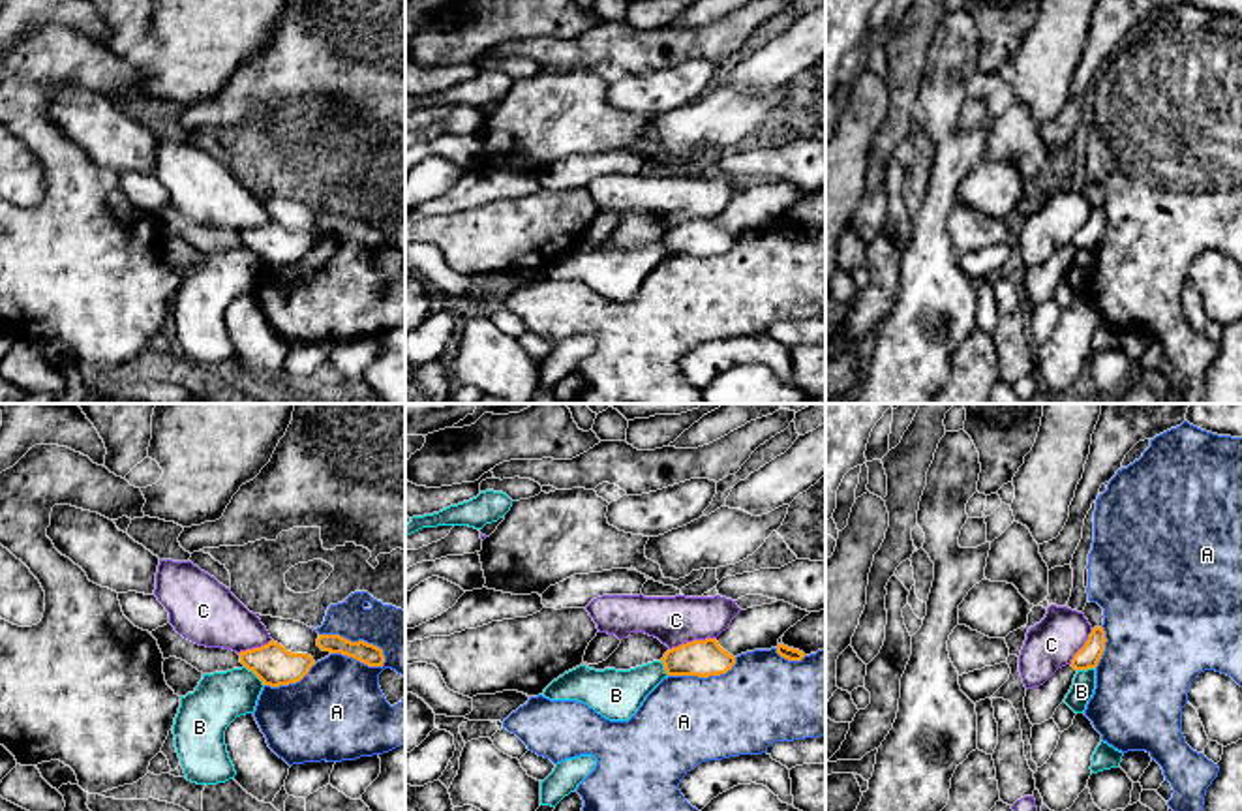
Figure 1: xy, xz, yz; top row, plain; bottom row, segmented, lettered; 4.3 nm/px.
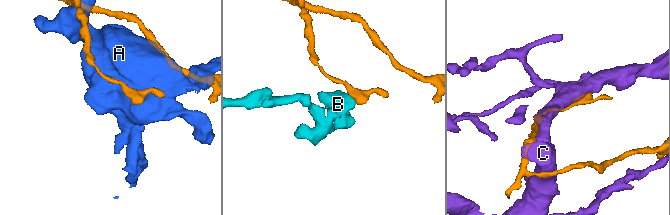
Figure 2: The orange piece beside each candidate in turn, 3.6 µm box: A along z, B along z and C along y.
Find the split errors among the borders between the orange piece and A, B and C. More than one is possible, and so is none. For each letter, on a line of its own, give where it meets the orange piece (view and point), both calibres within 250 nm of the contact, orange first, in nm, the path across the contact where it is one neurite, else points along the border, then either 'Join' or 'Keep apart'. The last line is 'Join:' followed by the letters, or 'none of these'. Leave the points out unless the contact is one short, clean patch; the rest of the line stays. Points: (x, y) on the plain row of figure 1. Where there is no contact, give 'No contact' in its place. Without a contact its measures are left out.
A: Touches orange at xy (359, 220). Thickness 90 nm (orange) against 340 nm. Keep apart
B: Touches orange at xy (256, 254). Thickness 170 nm (orange) against 220 nm. Boundary: xy (244, 244), (263, 265). Keep apart
C: Touches orange at xz (693, 220). Thickness 160 nm (orange) against 200 nm. Keep apart
Join: none of these

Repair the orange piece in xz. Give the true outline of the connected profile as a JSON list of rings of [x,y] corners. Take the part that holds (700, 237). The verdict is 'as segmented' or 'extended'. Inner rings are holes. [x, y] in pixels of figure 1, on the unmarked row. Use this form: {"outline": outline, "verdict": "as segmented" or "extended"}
{"outline": [[[717,218],[692,220],[672,227],[660,238],[668,255],[720,255],[732,250],[735,237]]], "verdict": "as segmented"}

